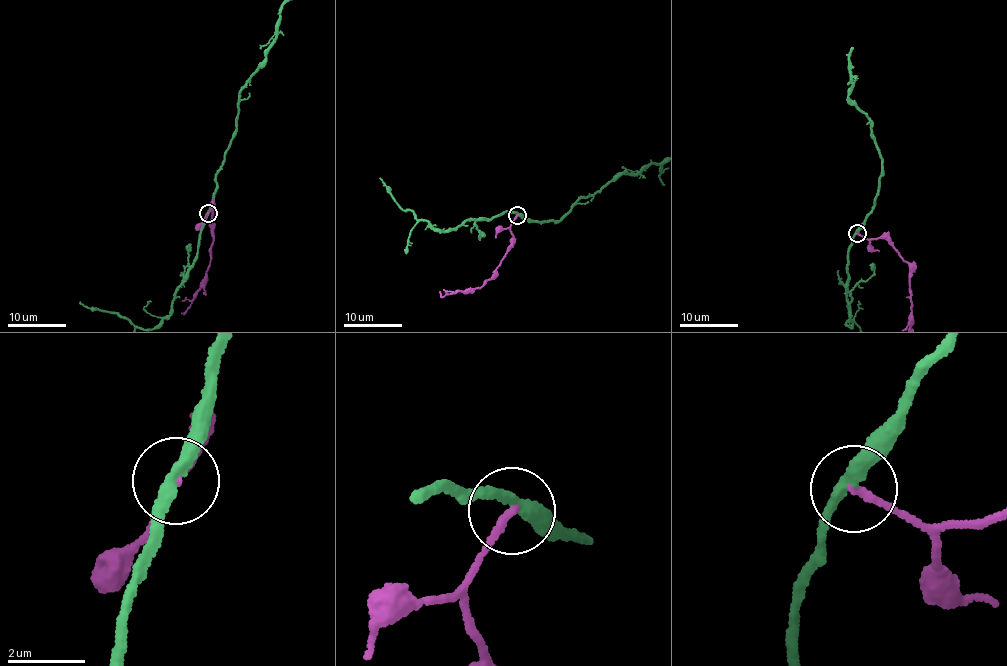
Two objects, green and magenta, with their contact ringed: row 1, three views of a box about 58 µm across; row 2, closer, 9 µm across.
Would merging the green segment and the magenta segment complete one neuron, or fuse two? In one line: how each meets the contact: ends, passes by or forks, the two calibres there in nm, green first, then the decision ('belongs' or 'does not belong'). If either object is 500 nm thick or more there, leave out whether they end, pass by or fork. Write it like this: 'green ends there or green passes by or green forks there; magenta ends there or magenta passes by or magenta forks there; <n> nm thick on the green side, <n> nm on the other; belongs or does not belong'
green passes by; magenta ends there; 320 nm thick on the green side, 200 nm on the other; does not belong

